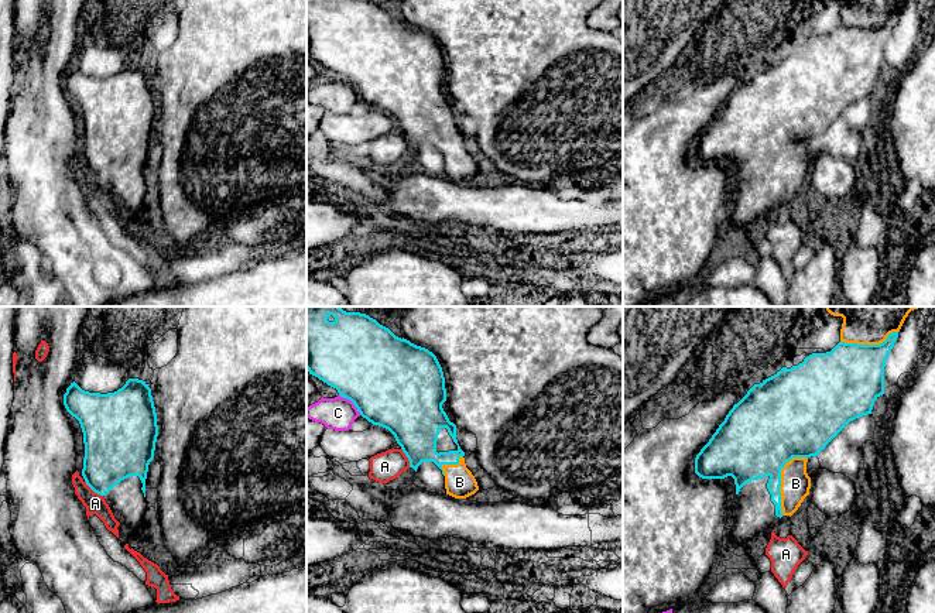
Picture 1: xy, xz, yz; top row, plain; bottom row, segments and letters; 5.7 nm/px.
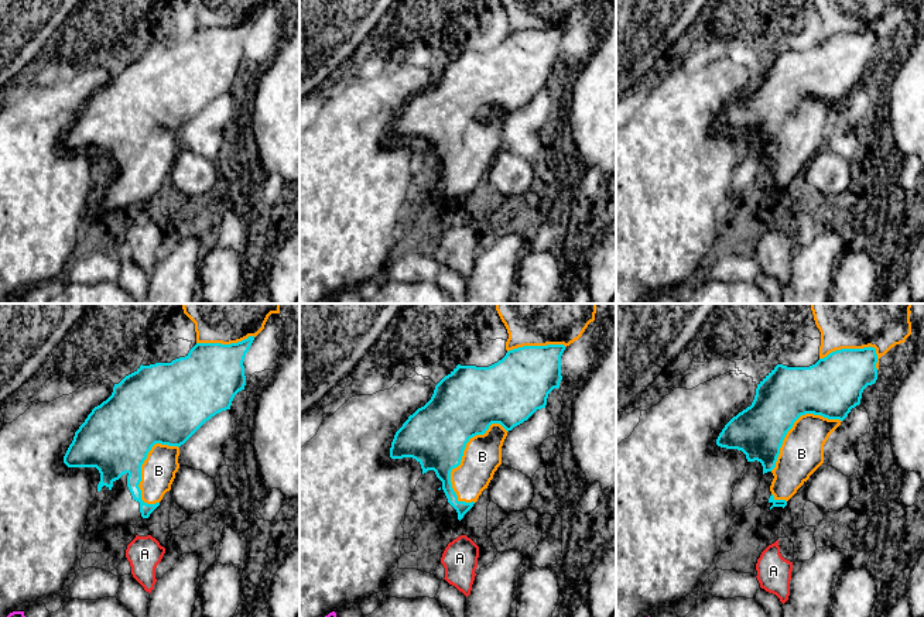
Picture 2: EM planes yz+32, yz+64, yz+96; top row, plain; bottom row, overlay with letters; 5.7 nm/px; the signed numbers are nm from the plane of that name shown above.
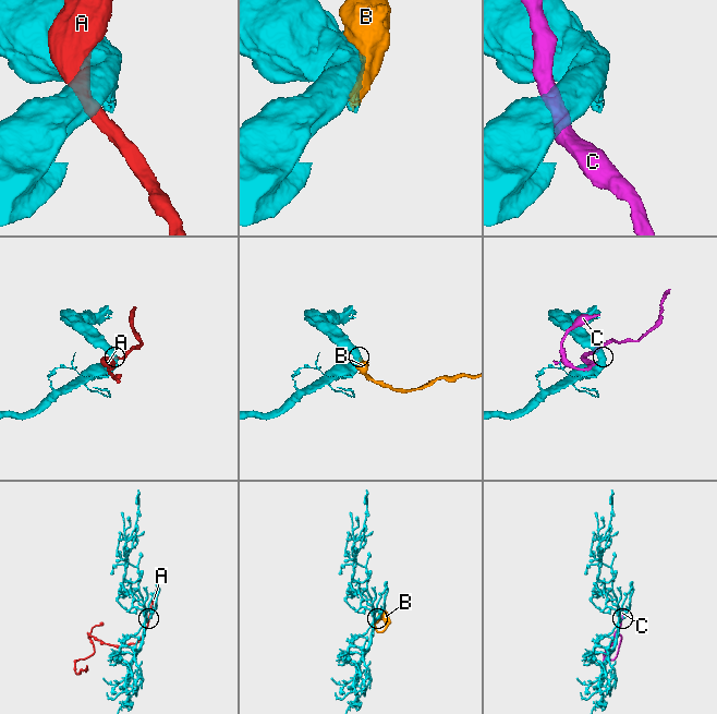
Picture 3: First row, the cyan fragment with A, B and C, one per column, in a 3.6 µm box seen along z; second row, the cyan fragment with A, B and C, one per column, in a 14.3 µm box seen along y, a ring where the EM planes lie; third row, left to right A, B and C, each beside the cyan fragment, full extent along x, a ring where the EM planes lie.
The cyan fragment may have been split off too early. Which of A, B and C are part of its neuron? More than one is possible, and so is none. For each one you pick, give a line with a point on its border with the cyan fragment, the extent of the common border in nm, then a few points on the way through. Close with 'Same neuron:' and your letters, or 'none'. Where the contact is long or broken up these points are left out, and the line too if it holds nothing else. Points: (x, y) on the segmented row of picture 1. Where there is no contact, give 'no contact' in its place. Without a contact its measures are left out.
B: yz (780, 479) | 360 nm
Same neuron: B

